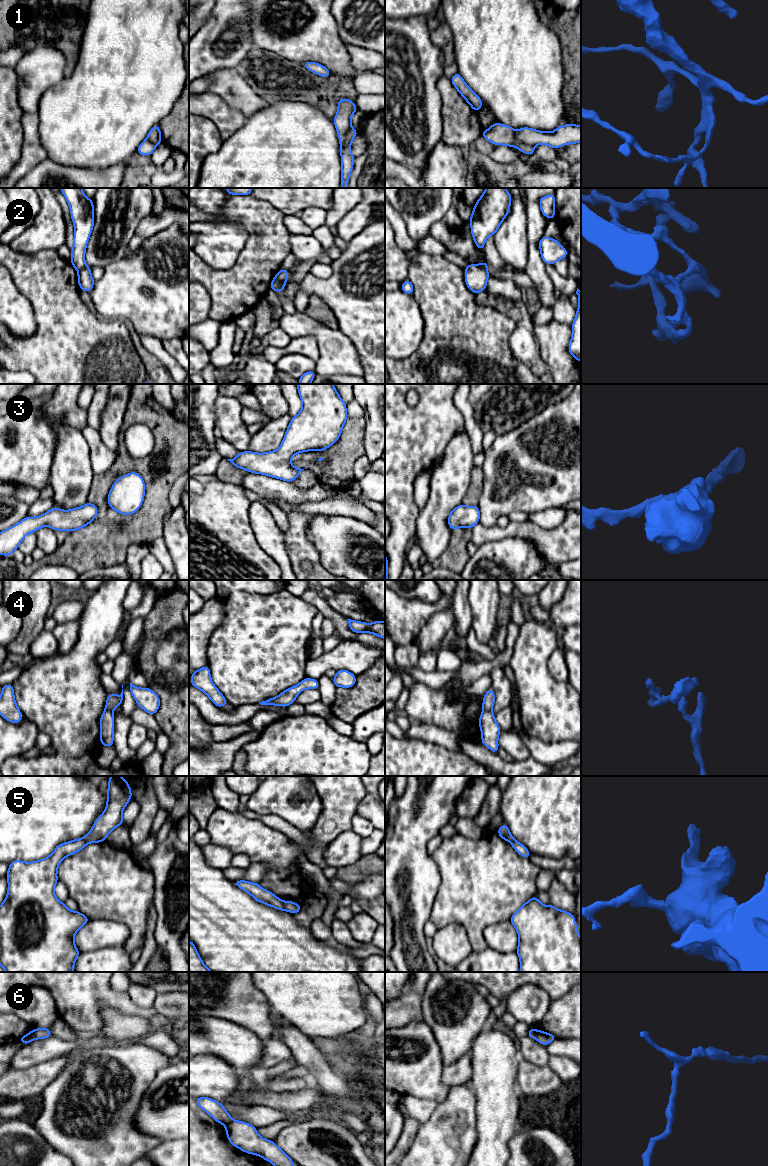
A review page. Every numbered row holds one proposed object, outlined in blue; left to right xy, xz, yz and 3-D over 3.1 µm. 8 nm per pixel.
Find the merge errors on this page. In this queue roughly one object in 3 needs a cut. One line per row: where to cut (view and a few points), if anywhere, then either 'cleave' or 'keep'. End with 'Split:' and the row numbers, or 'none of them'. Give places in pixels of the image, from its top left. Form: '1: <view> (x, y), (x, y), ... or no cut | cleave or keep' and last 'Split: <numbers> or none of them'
1: xz (351, 126), (347, 132), (344, 148), (340, 153) | cleave
2: xz (276, 275), (281, 290) | cleave
3: no cut | keep
4: xy (112, 695), (113, 708) | cleave
5: xz (281, 901), (285, 909) | cleave
6: xy (33, 1030), (31, 1039) | cleave
Split: 1, 2, 4, 5, 6

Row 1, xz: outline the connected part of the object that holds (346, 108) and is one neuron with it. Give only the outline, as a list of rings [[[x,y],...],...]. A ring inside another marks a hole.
[[[341,99],[337,101],[337,104],[338,111],[333,119],[333,123],[338,132],[341,154],[345,146],[347,132],[351,127],[351,116],[357,112],[358,109],[355,107],[354,102],[350,99]]]

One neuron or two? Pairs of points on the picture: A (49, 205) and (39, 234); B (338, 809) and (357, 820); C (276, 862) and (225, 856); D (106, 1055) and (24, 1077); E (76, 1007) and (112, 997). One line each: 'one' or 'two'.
A: one
B: two
C: two
D: two
E: one

